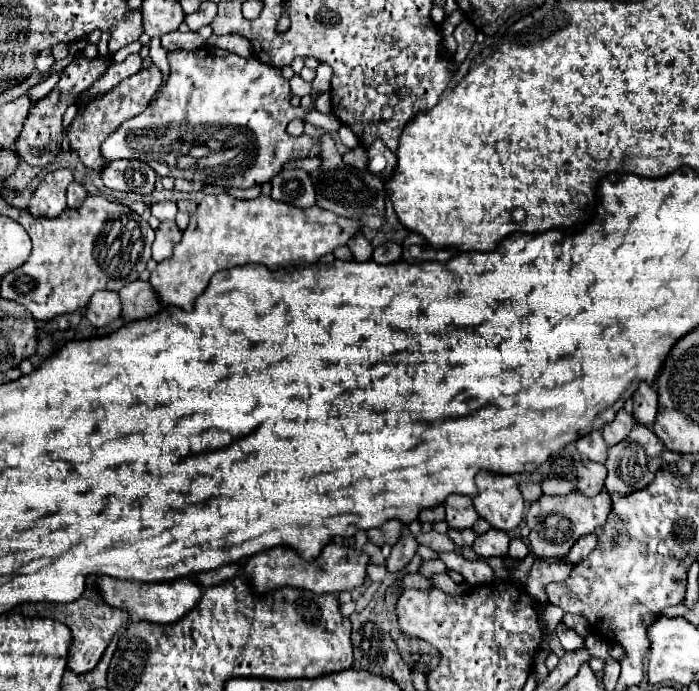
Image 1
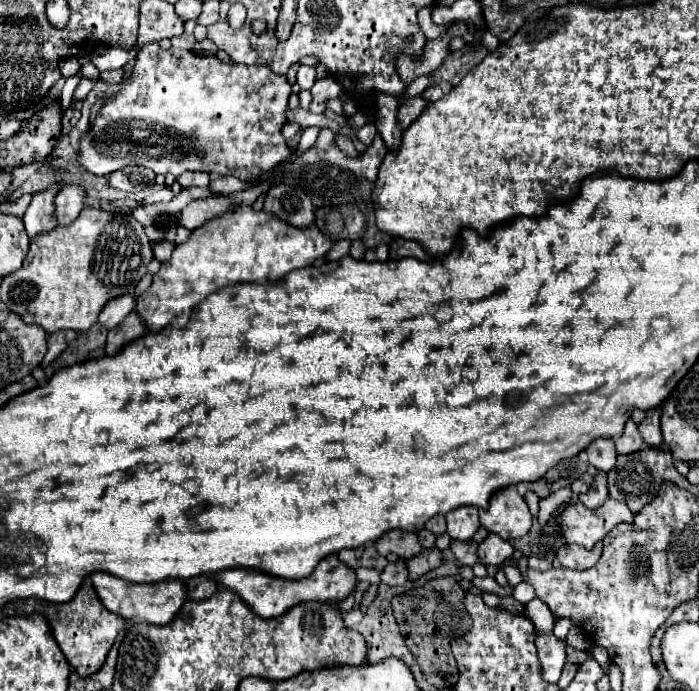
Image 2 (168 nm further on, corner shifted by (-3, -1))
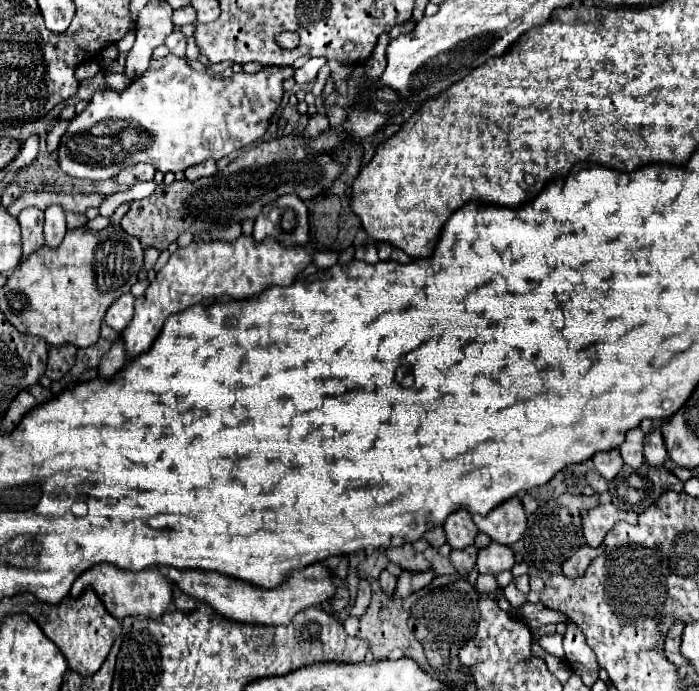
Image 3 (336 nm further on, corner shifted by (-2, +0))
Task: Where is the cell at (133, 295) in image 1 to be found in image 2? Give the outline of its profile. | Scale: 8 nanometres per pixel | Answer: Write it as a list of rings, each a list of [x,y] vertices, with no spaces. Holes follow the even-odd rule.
[[[133,311],[129,313],[129,317],[125,317],[125,321],[121,325],[117,325],[115,329],[109,331],[109,337],[107,337],[107,345],[105,345],[105,353],[107,355],[117,355],[121,351],[121,347],[125,347],[125,343],[131,343],[139,337],[143,337],[147,331],[145,331],[145,325],[143,321],[139,319],[139,315]]]

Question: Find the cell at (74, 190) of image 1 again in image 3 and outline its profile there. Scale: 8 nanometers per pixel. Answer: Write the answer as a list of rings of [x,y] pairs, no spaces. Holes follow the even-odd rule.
[[[52,206],[46,210],[44,222],[44,240],[48,246],[58,246],[66,234],[66,218],[60,206]]]

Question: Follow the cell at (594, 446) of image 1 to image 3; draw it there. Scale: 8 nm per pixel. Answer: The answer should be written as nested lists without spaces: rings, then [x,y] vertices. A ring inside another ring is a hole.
[[[612,448],[612,450],[606,450],[606,452],[596,452],[592,456],[592,464],[610,482],[622,470],[624,462],[622,462],[618,448]]]

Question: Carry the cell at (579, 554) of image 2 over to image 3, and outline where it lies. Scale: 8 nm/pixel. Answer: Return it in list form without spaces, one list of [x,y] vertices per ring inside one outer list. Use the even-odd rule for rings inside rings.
[[[582,546],[578,548],[564,564],[562,564],[562,572],[564,576],[568,578],[576,578],[576,576],[582,576],[588,568],[588,564],[600,556],[604,552],[604,546],[598,546],[598,548],[590,548],[590,546]]]

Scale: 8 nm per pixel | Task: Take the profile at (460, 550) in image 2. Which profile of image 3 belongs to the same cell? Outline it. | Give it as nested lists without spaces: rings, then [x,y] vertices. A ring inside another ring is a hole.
[[[472,544],[470,548],[462,548],[462,550],[452,550],[450,552],[450,562],[454,564],[454,568],[460,572],[460,574],[468,574],[474,564],[476,564],[476,554],[478,554],[478,548]]]

